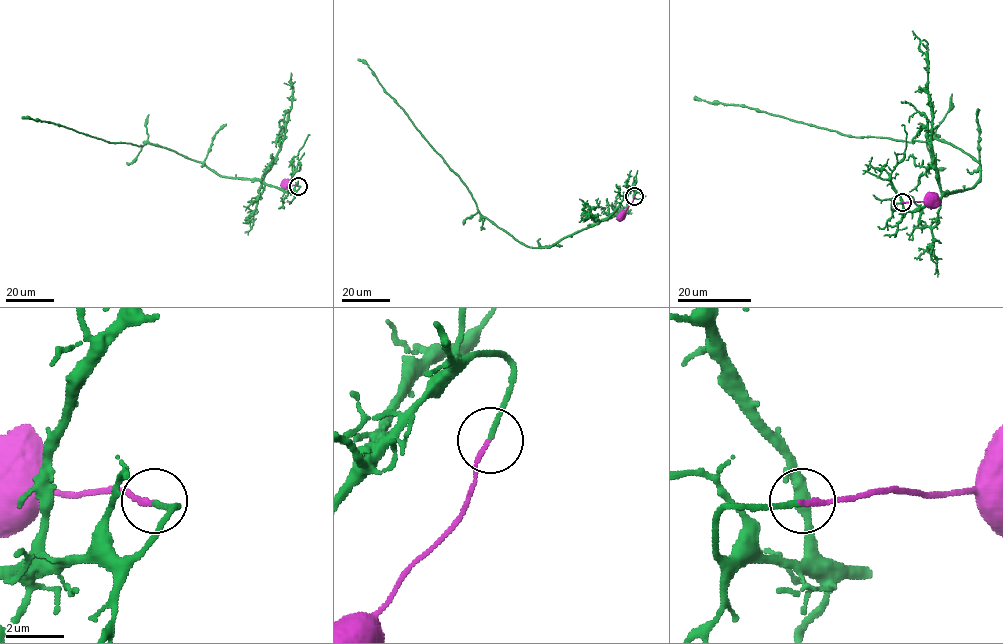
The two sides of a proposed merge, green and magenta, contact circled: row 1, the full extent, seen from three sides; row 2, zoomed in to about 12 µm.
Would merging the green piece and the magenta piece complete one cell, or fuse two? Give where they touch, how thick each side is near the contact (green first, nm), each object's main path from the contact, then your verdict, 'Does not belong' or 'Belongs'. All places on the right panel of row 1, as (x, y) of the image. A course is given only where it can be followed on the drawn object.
Place: (902, 202). Thickness 170 nm (green) against 180 nm. Course of green: (902, 203), (891, 209), (917, 211), (969, 189), (980, 165), (934, 139), (849, 137), (694, 97). Course of magenta: (902, 202), (930, 201). Belongs

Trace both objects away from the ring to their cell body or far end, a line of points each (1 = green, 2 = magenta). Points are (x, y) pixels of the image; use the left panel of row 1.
1: (298, 186), (283, 192), (258, 180), (223, 177), (169, 149), (109, 142), (22, 116)
2: (298, 185), (286, 185)

